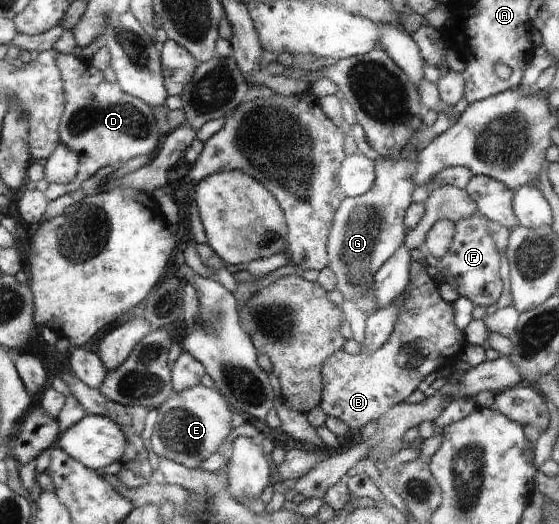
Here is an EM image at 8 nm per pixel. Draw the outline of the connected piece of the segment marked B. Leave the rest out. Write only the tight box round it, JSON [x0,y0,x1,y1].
[319,248,464,429]

